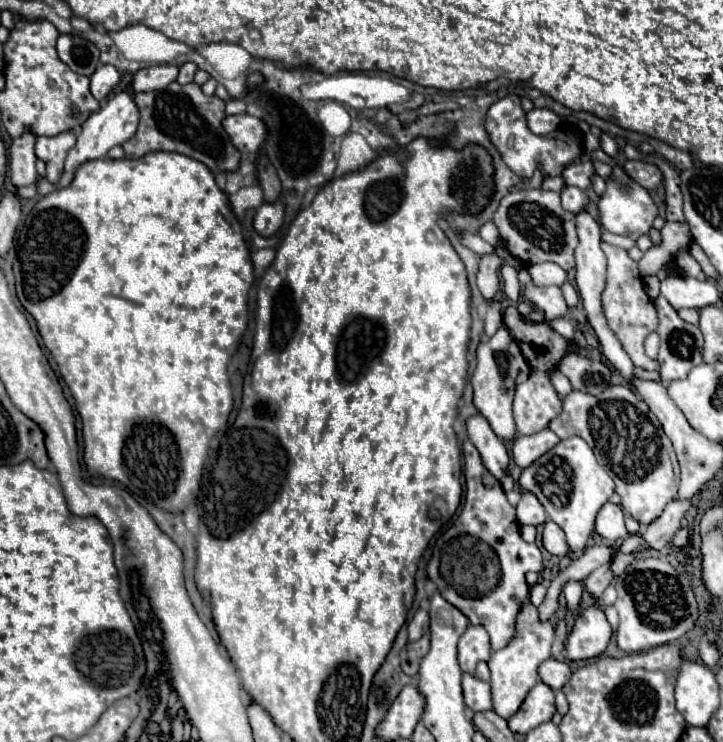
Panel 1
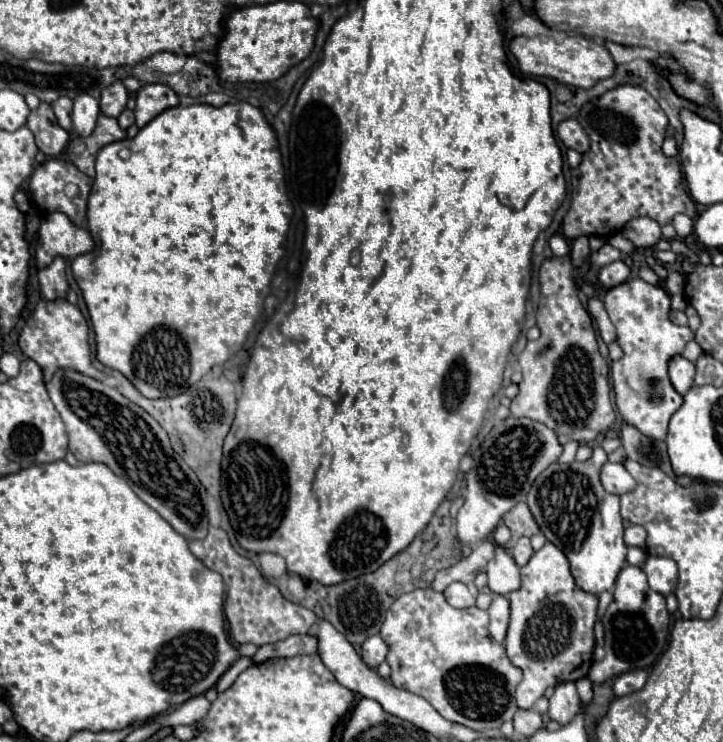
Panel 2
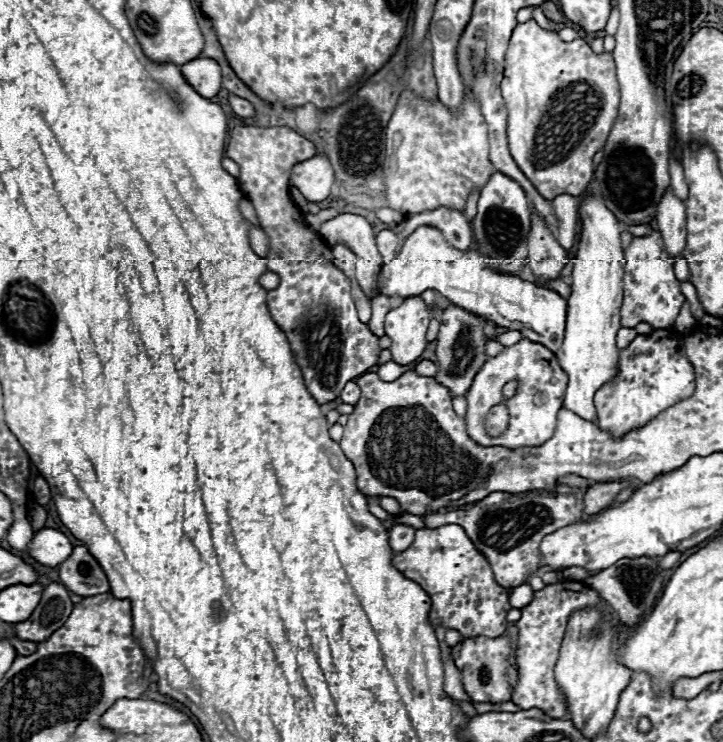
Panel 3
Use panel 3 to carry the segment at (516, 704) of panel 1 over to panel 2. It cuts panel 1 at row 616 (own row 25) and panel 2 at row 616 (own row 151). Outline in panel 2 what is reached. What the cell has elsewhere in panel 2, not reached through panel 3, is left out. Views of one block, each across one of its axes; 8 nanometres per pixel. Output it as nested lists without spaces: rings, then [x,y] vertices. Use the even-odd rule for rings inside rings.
[[[546,542],[526,566],[520,568],[522,586],[516,592],[508,594],[510,600],[510,624],[504,640],[506,656],[522,670],[522,680],[516,688],[518,708],[532,708],[536,700],[544,694],[548,686],[556,686],[562,682],[576,682],[584,678],[592,666],[594,652],[594,624],[598,620],[598,596],[580,590],[570,574],[568,558],[550,542]]]

